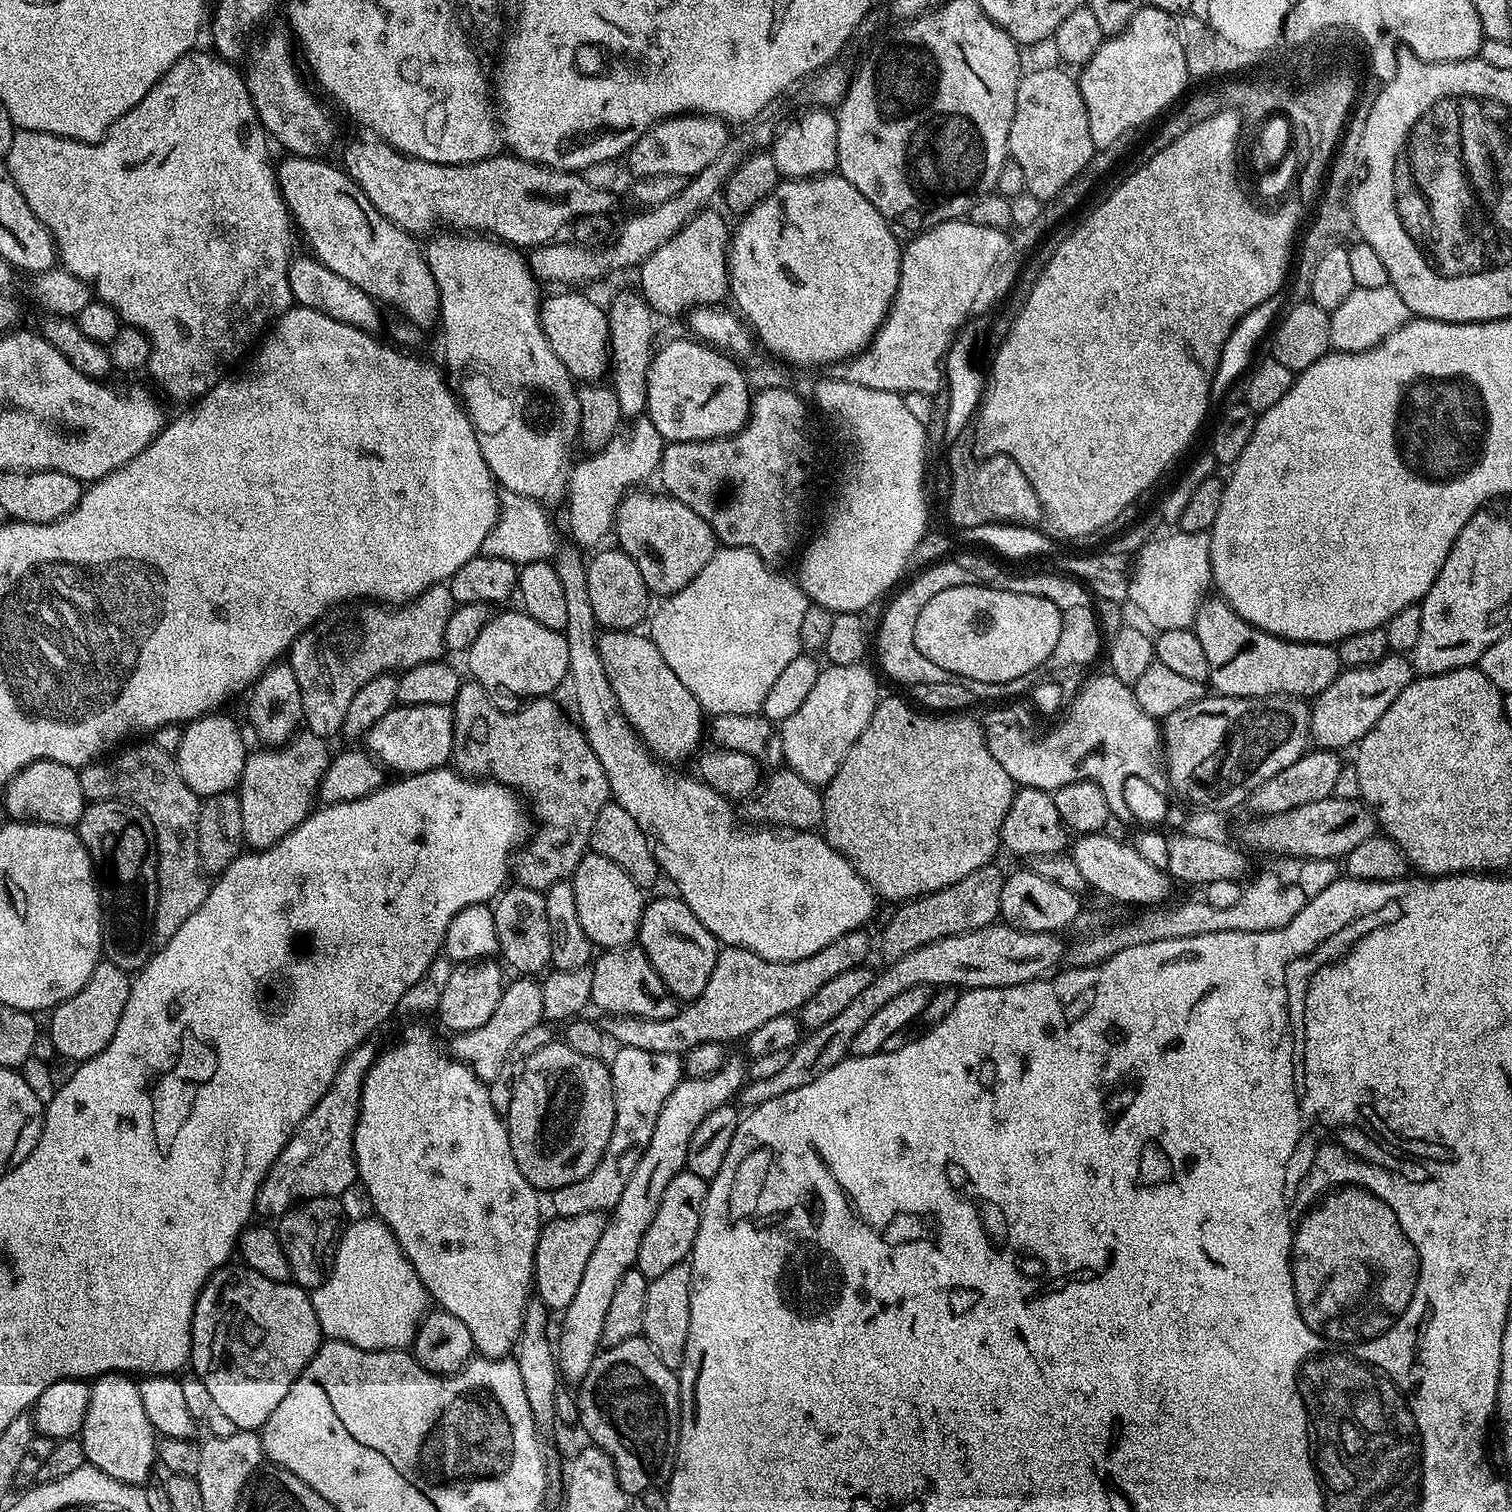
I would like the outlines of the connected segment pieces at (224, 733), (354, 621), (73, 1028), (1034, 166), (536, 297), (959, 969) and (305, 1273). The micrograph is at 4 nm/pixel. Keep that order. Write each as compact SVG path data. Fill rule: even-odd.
M209 714L188 721L182 734L182 743L174 753L176 765L186 782L186 786L190 786L190 790L194 790L197 796L201 798L233 791L239 785L240 775L244 769L244 759L249 754L249 749L244 748L244 736L240 733L239 726L230 717L220 715L224 714Z
M443 583L430 586L407 604L356 607L360 606L340 606L325 612L308 631L296 637L290 649L294 678L298 678L298 690L302 690L303 723L307 731L325 738L340 732L354 694L366 682L445 655L446 622L454 601L447 583Z
M101 959L94 970L94 974L90 974L86 986L82 986L82 990L78 990L78 994L66 998L66 1002L62 1002L56 1008L51 1009L50 1017L52 1016L52 1021L49 1022L48 1028L46 1028L46 1035L54 1038L57 1053L71 1060L83 1062L94 1058L102 1050L106 1050L110 1038L114 1038L114 1030L118 1030L118 1021L122 1019L122 1010L126 1010L132 981L133 977L122 971L118 966L114 966L114 962Z
M1063 67L1060 68L1036 68L1033 72L1025 71L1018 82L1018 94L1014 98L1014 118L1010 122L1010 134L1008 135L1008 154L1011 160L1018 162L1018 166L1022 166L1022 171L1026 177L1026 192L1030 197L1037 196L1040 202L1050 199L1054 194L1058 194L1058 190L1062 190L1062 186L1066 186L1075 178L1078 173L1086 166L1086 162L1090 162L1090 158L1098 151L1094 146L1094 142L1090 138L1090 118L1086 118L1086 102L1082 102L1082 94L1080 86L1075 75L1072 76Z
M455 230L441 231L429 240L432 241L426 244L426 255L440 291L438 328L444 331L446 368L460 368L460 372L468 372L468 360L472 360L472 368L480 368L480 372L484 372L484 376L488 376L492 384L508 384L508 388L526 388L530 394L541 392L552 399L552 428L539 432L528 420L522 424L520 420L516 420L516 424L508 424L508 432L496 432L492 440L484 440L482 458L492 472L493 480L503 491L522 494L531 500L563 501L568 491L570 475L568 451L571 450L572 444L574 448L577 443L580 430L577 385L566 366L562 366L562 362L554 354L554 350L550 350L550 342L540 320L541 285L532 269L528 267L525 253L502 240Z
M997 922L987 924L978 930L970 930L962 934L950 934L946 938L938 938L934 942L926 942L926 946L918 946L906 958L891 961L881 972L873 975L870 986L857 994L831 1022L826 1026L813 1028L801 1039L800 1043L790 1052L790 1062L779 1074L771 1078L749 1079L738 1093L739 1103L745 1104L745 1109L757 1108L762 1102L770 1102L770 1098L778 1098L782 1094L790 1094L790 1090L799 1090L814 1078L822 1078L826 1070L838 1066L852 1050L852 1043L858 1030L890 1002L890 998L898 998L911 988L1005 988L1018 986L1031 980L1039 980L1051 973L1057 967L1060 959L1065 959L1066 944L1054 932L1023 932L1011 928L1008 924Z
M319 1196L302 1200L279 1217L274 1231L286 1254L286 1262L292 1271L292 1280L299 1288L314 1290L326 1282L336 1262L336 1248L340 1245L340 1233L346 1227L346 1219L339 1199L334 1196Z

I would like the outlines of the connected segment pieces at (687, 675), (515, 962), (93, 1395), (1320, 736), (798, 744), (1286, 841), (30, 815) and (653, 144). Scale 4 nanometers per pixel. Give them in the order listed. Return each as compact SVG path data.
M717 547L714 558L702 566L698 578L674 595L663 597L659 601L660 609L651 613L650 635L658 646L658 654L666 658L666 666L678 674L682 686L686 686L686 690L698 698L705 713L713 717L757 715L783 668L801 655L799 630L810 601L795 579L787 580L768 568L771 568L769 561L754 550Z
M519 886L505 887L495 897L492 913L494 914L494 930L498 930L499 955L504 956L505 960L503 963L509 969L512 967L516 971L513 973L516 974L536 974L532 972L540 971L543 973L552 963L550 921L546 918L544 892L535 892L532 888Z
M107 1372L91 1381L88 1393L90 1402L78 1433L85 1461L118 1482L147 1485L152 1467L158 1464L158 1433L146 1418L139 1383L131 1375Z
M1389 654L1374 666L1341 671L1332 685L1311 701L1312 740L1315 747L1320 750L1345 750L1359 744L1376 725L1378 718L1390 710L1390 702L1394 702L1394 698L1398 698L1398 694L1402 694L1413 679L1412 661L1404 654Z
M863 663L821 667L818 682L814 682L806 702L802 702L799 710L779 725L783 763L806 778L806 782L817 786L830 783L834 774L838 774L842 758L846 758L850 746L859 738L862 730L870 726L870 718L882 699L882 691L876 685L877 673L864 667Z
M1333 794L1282 814L1252 818L1240 828L1240 840L1245 845L1240 844L1256 852L1285 852L1288 856L1305 856L1308 860L1339 861L1354 850L1354 846L1361 845L1377 832L1376 814L1363 800L1341 800Z
M53 760L30 762L2 790L2 803L7 815L16 822L49 824L59 828L75 829L86 807L82 782L77 769Z
M685 114L682 116L669 116L666 120L660 120L652 127L647 128L642 136L628 149L626 153L626 168L633 177L657 176L658 174L678 174L685 178L697 176L718 154L722 154L722 146L726 146L730 135L729 125L725 121L719 120L717 116L702 116L699 114Z

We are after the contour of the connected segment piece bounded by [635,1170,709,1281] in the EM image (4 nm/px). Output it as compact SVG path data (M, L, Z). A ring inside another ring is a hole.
M687 1170L670 1178L670 1186L666 1186L662 1202L658 1202L658 1214L654 1214L654 1222L650 1222L650 1230L642 1234L642 1246L638 1246L635 1267L647 1280L658 1278L658 1274L666 1274L666 1270L685 1263L691 1257L708 1186L709 1181L698 1178L698 1174Z

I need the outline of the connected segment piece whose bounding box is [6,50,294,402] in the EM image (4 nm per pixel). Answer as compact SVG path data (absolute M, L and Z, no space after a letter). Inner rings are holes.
M193 50L178 58L178 62L174 62L174 66L170 66L170 70L166 70L166 74L162 74L160 81L149 90L146 98L142 98L134 110L126 110L122 118L115 120L98 143L87 144L81 140L67 140L65 136L21 128L14 134L14 142L10 142L6 157L8 173L10 178L14 178L14 186L22 190L22 198L26 198L26 206L34 210L38 222L42 222L42 226L51 232L59 263L70 274L82 278L82 282L91 288L93 297L112 307L127 327L136 328L148 337L152 353L146 372L156 379L157 386L170 399L187 402L199 401L219 380L225 379L229 371L227 368L251 346L252 339L256 335L259 337L294 304L288 277L288 267L294 259L294 221L288 215L284 195L276 181L274 159L268 153L270 137L256 117L254 102L248 93L248 81L241 69L239 72L236 69L239 67L220 59L211 51L200 51Z

